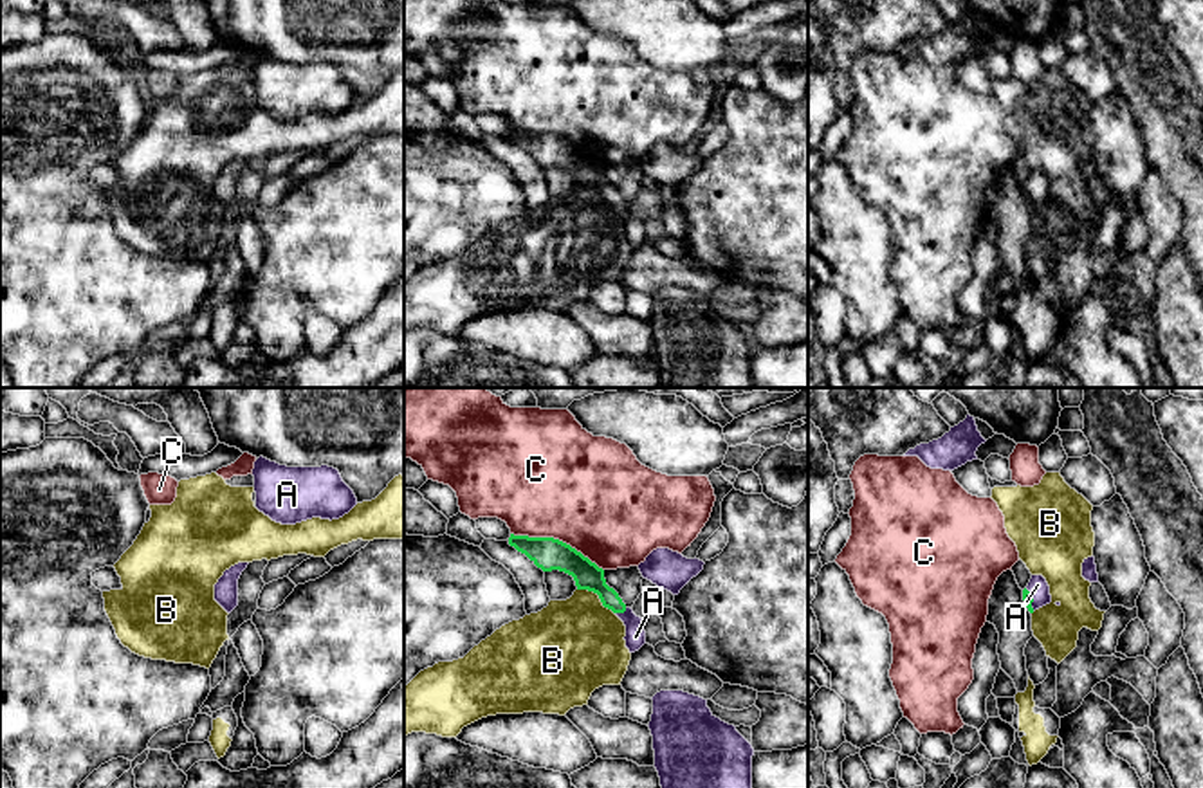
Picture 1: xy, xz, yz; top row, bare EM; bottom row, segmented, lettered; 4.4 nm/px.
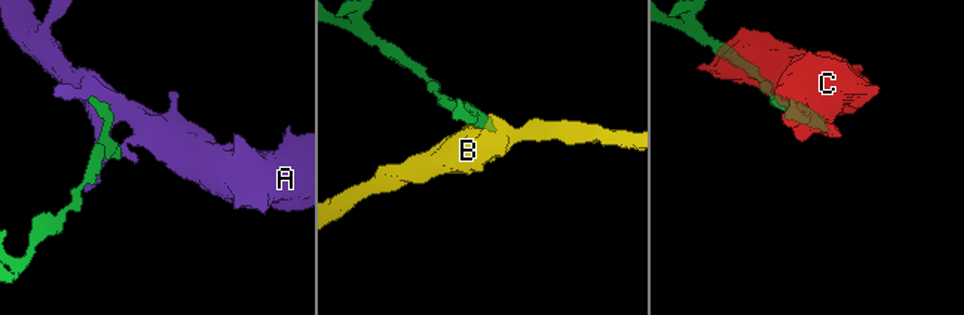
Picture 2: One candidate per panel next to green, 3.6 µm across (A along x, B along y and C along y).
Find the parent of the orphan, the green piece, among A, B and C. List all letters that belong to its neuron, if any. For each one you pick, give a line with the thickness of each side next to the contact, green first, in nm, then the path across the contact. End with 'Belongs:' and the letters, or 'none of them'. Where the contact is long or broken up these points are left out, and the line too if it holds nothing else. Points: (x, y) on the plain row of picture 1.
A: 120 nm thick on the green side, 100 nm on the other; runs through xz (588, 172), (621, 208), (633, 220), (635, 233)
Belongs: A

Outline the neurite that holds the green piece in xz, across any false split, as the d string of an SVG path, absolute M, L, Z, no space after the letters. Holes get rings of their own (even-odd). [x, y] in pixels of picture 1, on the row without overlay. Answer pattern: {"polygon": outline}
{"polygon": "M510 130L509 141L525 150L543 168L559 166L574 173L577 186L599 191L604 204L611 206L626 222L626 243L629 249L646 240L642 215L628 204L619 189L606 180L604 166L570 141L554 133L528 133Z"}

